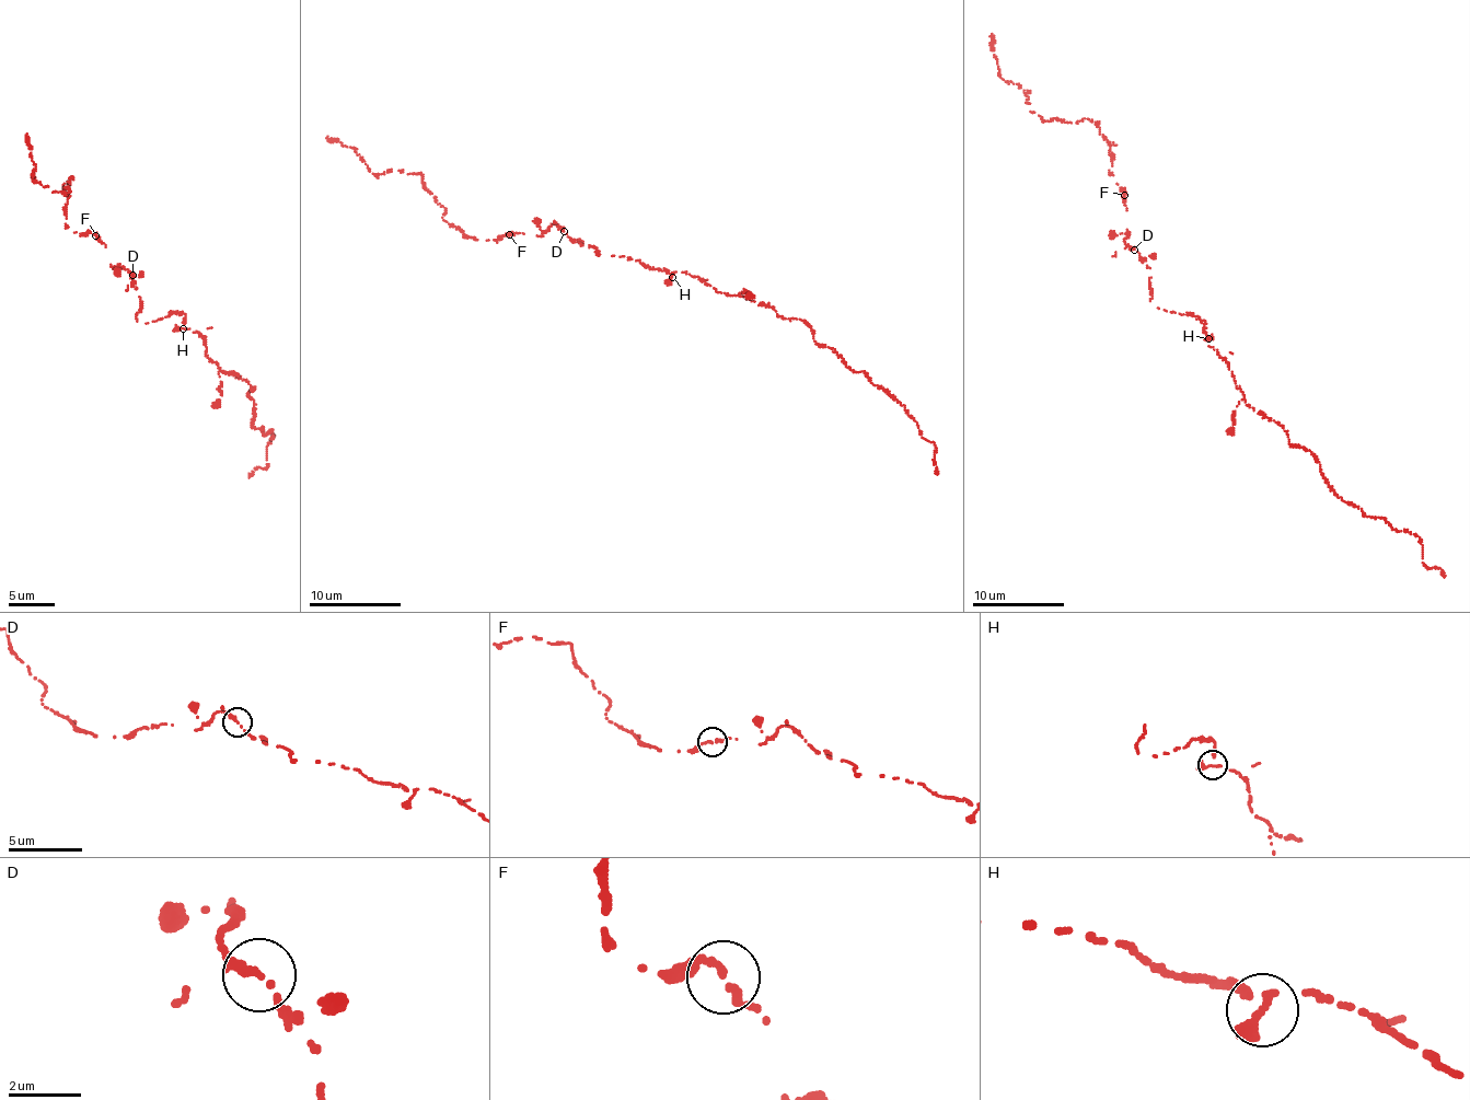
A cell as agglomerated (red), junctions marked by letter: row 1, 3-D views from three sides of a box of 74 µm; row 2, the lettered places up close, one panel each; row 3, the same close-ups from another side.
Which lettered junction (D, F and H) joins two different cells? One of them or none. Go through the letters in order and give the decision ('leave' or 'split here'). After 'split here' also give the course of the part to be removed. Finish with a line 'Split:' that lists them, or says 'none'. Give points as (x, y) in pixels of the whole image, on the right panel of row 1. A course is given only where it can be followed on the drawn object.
D: leave
F: leave
H: leave
Split: none

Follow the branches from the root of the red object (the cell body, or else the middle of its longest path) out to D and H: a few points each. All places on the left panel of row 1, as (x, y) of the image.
D: (160, 320), (146, 323), (137, 321), (140, 300), (132, 275)
H: (160, 320), (182, 312), (185, 316), (183, 328)

